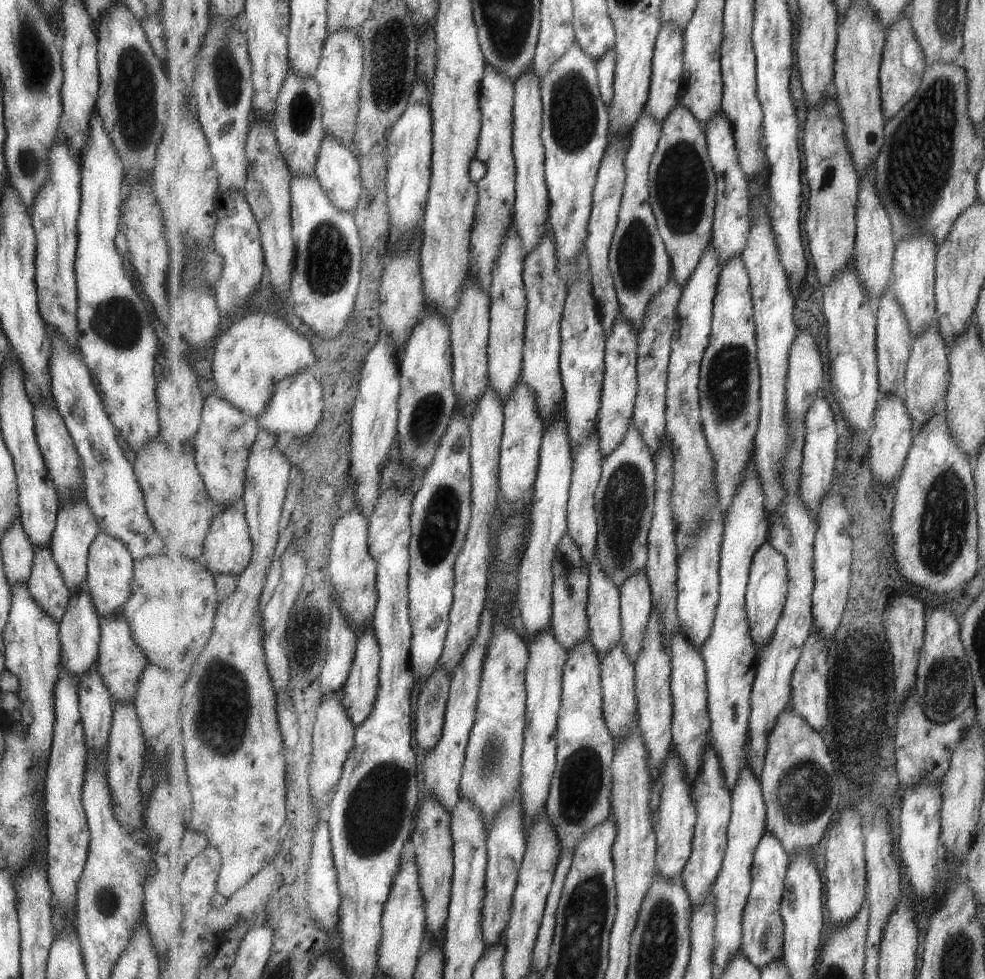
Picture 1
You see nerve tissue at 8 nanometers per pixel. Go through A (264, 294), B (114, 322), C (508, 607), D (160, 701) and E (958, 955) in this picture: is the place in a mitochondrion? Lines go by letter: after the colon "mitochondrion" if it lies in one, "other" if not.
A: other
B: mitochondrion
C: other
D: other
E: mitochondrion

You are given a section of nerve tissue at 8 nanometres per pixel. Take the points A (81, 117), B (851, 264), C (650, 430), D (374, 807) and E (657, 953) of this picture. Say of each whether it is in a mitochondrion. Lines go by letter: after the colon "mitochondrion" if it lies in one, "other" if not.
A: other
B: other
C: other
D: mitochondrion
E: mitochondrion

